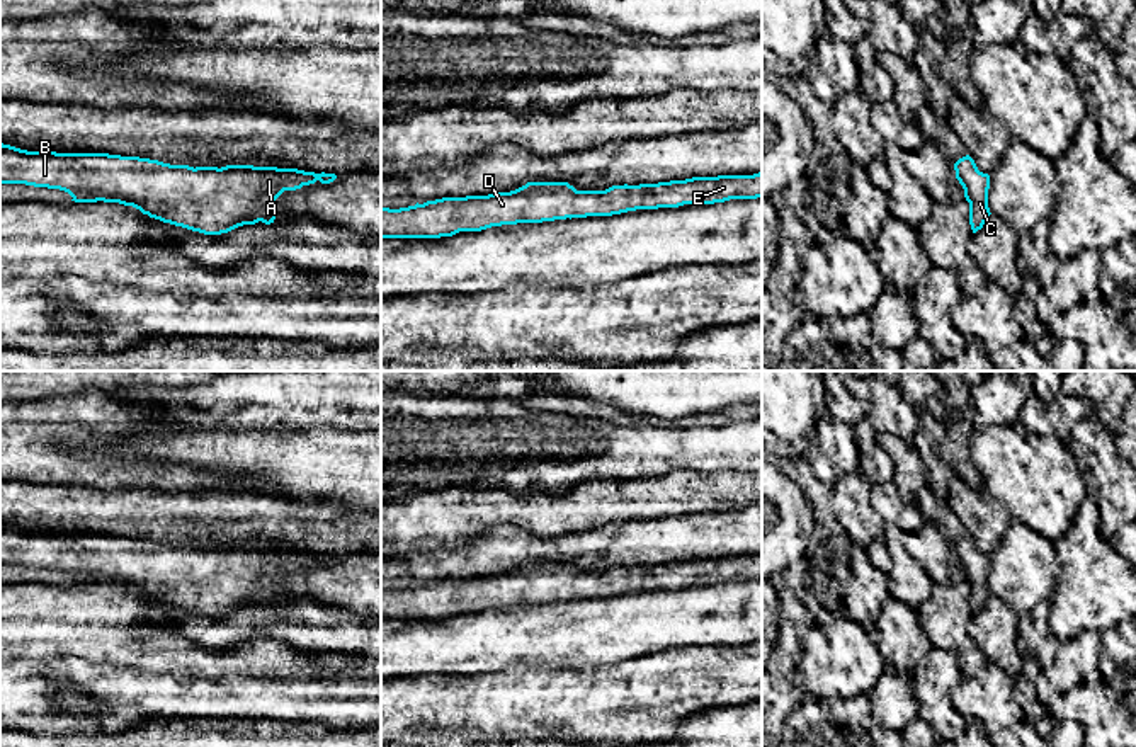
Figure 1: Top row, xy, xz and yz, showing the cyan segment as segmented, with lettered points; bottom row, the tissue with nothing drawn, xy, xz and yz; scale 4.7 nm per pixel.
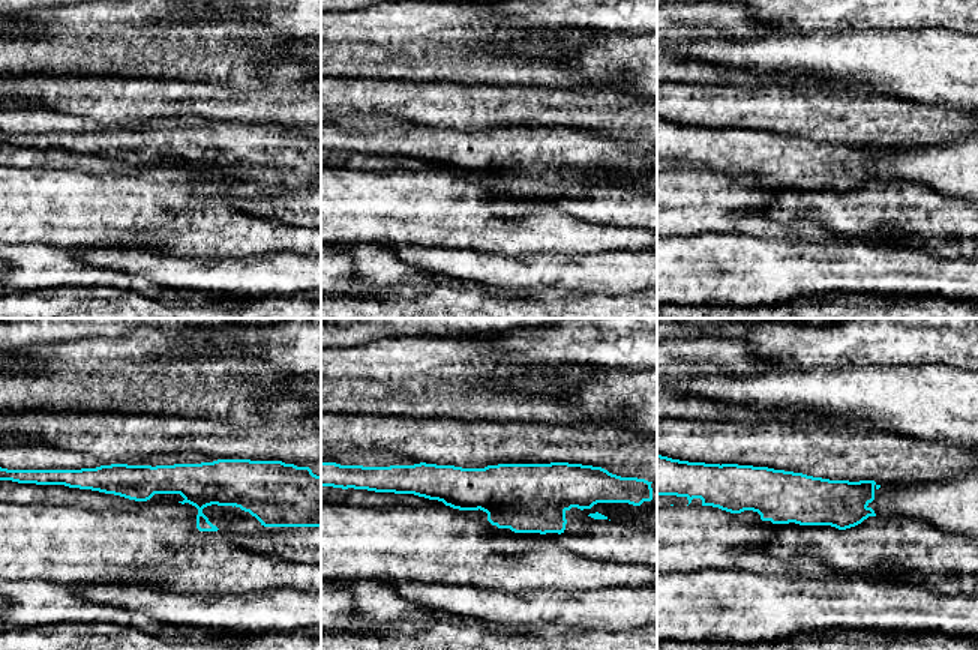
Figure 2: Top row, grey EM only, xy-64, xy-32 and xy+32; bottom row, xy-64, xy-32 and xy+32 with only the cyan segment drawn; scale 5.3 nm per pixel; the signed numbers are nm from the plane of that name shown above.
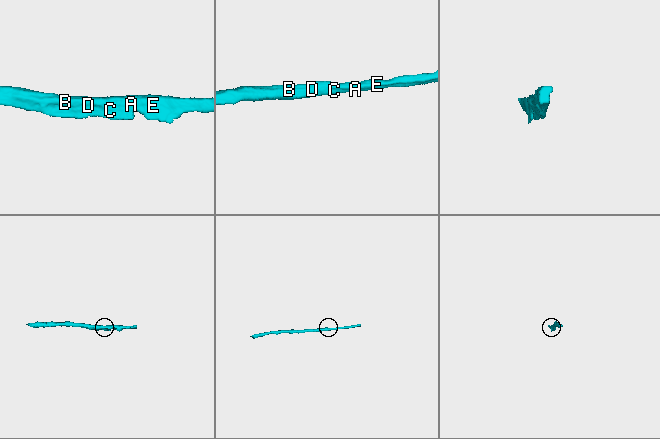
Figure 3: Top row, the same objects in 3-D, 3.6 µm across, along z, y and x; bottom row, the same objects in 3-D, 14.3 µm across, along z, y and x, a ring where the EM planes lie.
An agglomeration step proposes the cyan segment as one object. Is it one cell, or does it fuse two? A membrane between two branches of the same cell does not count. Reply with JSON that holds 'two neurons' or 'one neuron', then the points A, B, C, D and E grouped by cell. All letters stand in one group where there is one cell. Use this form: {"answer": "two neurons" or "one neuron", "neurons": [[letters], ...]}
{"answer": "one neuron", "neurons": [["A", "B", "C", "D", "E"]]}

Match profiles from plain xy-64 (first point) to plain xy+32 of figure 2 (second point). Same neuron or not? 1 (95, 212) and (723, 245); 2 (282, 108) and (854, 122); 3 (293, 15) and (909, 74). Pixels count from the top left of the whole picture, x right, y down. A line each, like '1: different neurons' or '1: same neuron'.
1: different neurons
2: same neuron
3: different neurons

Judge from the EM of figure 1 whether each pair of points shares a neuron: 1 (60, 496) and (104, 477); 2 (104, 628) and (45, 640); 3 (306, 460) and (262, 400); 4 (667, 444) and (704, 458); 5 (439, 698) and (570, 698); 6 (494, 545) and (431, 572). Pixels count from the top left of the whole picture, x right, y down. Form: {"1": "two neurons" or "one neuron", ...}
{"1": "two neurons", "2": "one neuron", "3": "two neurons", "4": "one neuron", "5": "one neuron", "6": "one neuron"}

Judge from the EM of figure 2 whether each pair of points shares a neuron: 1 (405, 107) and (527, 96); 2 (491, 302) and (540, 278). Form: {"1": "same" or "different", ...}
{"1": "same", "2": "different"}

